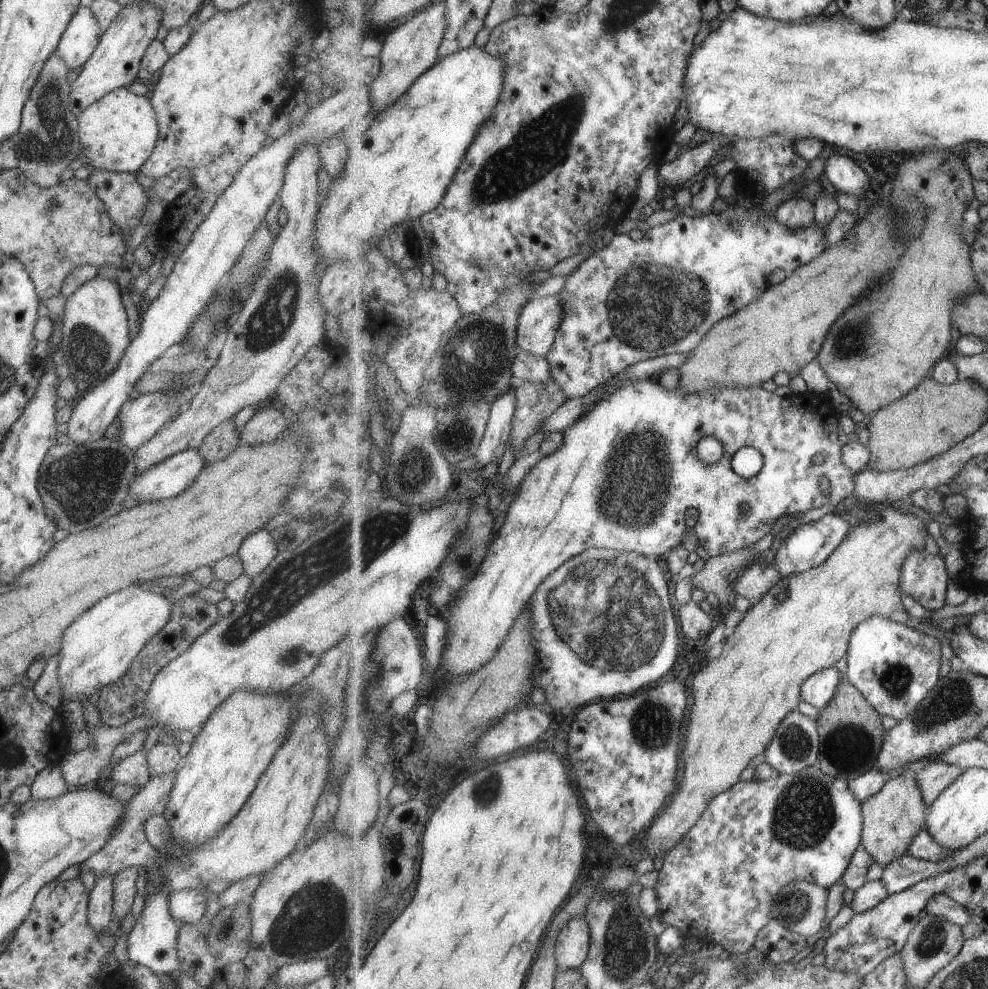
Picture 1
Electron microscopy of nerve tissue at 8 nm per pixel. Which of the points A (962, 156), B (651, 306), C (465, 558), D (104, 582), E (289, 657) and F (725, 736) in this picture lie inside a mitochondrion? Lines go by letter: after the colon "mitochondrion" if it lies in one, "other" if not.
A: other
B: mitochondrion
C: mitochondrion
D: other
E: mitochondrion
F: other

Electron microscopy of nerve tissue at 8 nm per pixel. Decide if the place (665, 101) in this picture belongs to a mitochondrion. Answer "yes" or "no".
no

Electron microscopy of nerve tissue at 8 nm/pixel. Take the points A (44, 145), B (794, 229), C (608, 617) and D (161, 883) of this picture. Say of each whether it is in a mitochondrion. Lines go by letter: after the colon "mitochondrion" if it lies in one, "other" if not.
A: mitochondrion
B: other
C: mitochondrion
D: other

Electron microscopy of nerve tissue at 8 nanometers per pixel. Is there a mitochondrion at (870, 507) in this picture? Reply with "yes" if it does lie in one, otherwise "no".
no

